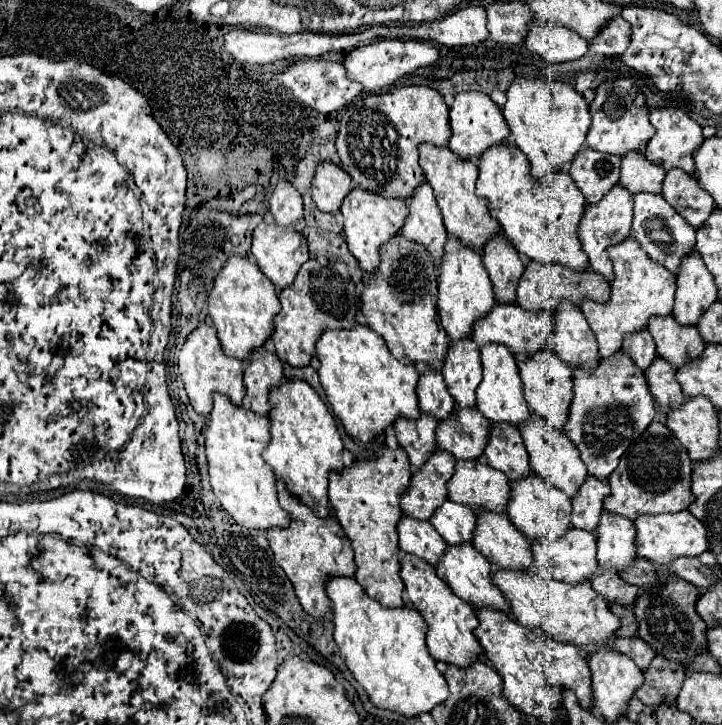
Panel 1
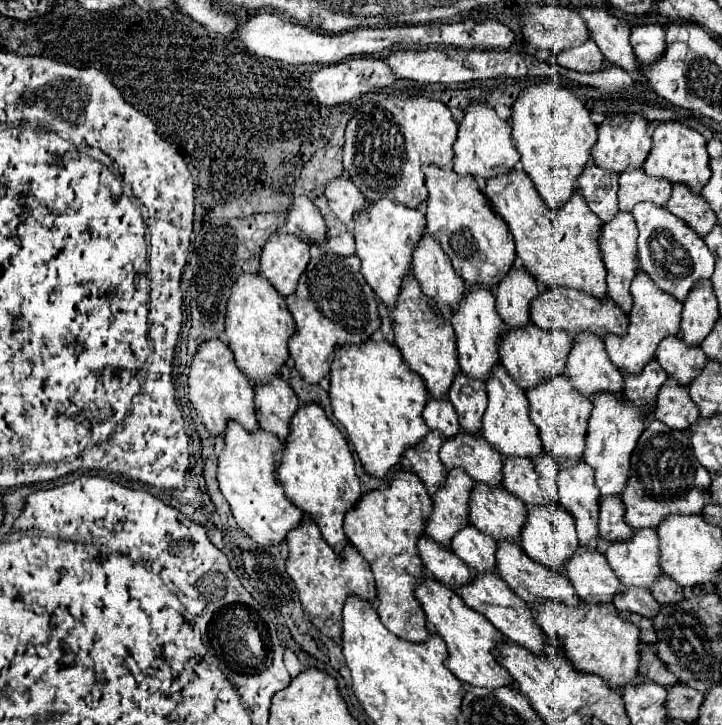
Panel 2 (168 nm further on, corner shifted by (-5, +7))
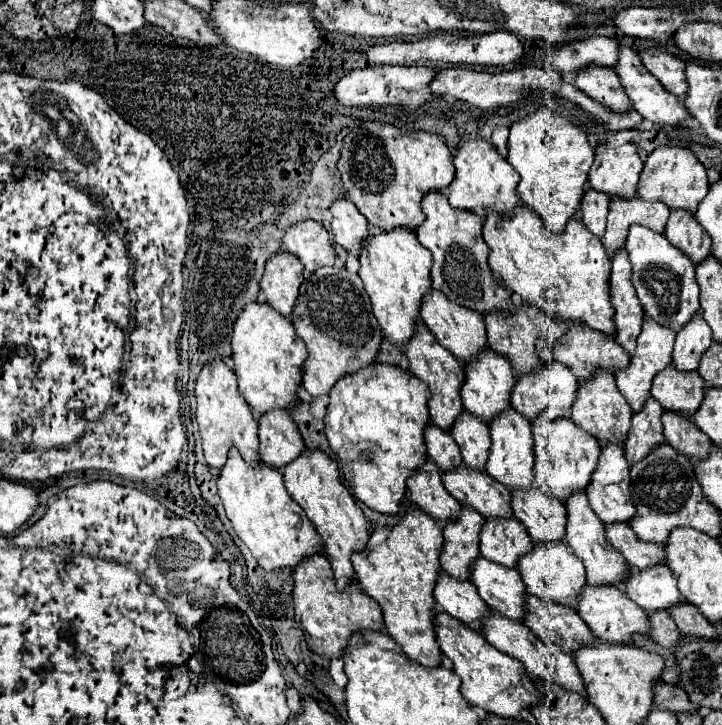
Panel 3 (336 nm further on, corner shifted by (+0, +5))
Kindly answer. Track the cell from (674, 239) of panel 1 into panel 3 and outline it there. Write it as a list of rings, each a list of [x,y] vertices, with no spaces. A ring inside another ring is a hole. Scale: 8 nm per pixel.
[[[633,224],[629,228],[627,244],[629,260],[633,264],[633,286],[641,300],[641,306],[647,316],[657,320],[663,326],[673,328],[675,332],[699,310],[699,284],[695,280],[695,264],[675,248],[665,234],[651,232],[651,228],[643,228],[641,224]]]

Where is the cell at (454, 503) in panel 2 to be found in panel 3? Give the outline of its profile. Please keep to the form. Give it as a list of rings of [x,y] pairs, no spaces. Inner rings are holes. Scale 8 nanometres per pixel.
[[[461,504],[459,520],[443,526],[441,568],[459,580],[469,580],[469,564],[479,556],[479,530],[483,516]]]

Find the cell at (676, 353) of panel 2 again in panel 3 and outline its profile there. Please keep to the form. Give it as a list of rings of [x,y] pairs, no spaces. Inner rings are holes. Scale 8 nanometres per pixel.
[[[669,364],[659,376],[655,376],[651,394],[661,402],[665,410],[679,410],[687,416],[693,416],[703,400],[705,380],[699,372],[679,372]]]

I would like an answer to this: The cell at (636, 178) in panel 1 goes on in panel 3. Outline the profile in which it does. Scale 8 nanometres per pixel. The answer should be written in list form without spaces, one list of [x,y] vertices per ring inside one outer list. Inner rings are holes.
[[[639,196],[635,200],[611,200],[607,216],[607,232],[601,238],[607,256],[611,258],[619,248],[625,246],[627,230],[631,224],[643,224],[655,232],[663,232],[669,212],[671,210],[663,206],[663,202],[639,200]]]

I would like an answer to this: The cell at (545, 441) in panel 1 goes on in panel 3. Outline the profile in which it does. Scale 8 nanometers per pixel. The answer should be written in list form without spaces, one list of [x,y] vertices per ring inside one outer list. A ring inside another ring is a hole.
[[[571,496],[565,504],[567,508],[567,532],[565,542],[571,546],[571,552],[583,560],[583,566],[587,570],[587,582],[589,584],[617,584],[625,578],[629,564],[625,558],[605,540],[603,522],[591,512],[591,506],[587,504],[587,496]]]

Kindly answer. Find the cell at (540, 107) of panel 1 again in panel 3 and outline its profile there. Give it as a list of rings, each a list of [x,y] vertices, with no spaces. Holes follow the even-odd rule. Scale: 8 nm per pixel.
[[[539,106],[511,126],[507,160],[521,174],[521,182],[517,186],[521,200],[525,206],[541,214],[551,234],[563,232],[567,220],[575,214],[585,192],[593,154],[595,150],[587,142],[587,134],[567,116],[555,114],[547,106]]]

